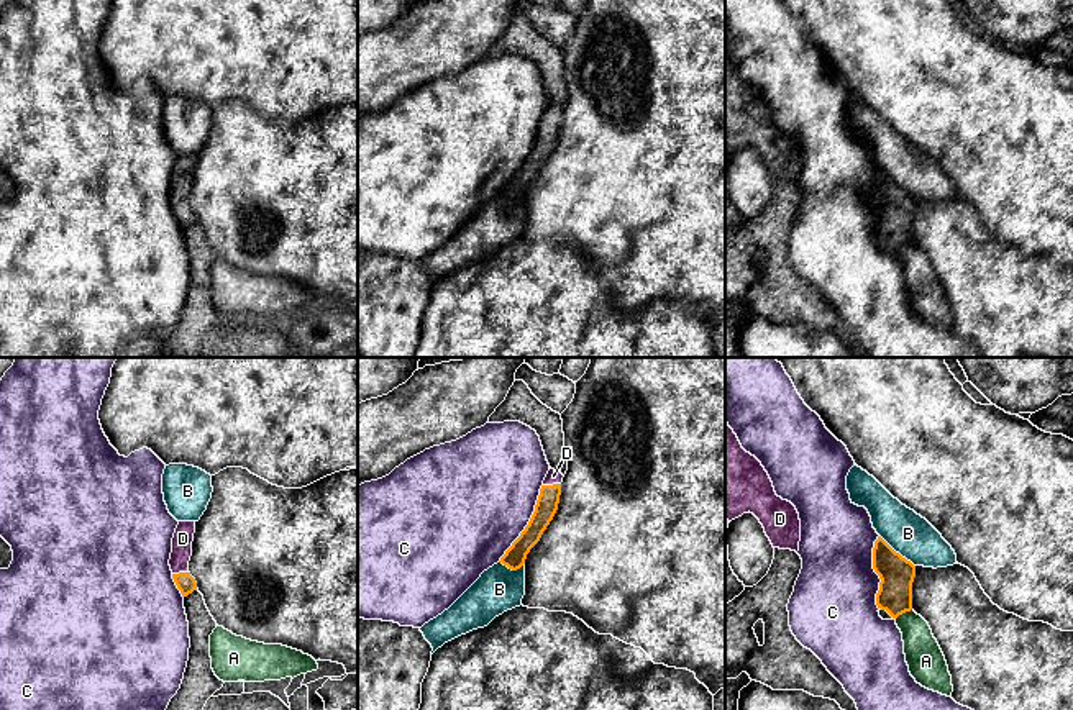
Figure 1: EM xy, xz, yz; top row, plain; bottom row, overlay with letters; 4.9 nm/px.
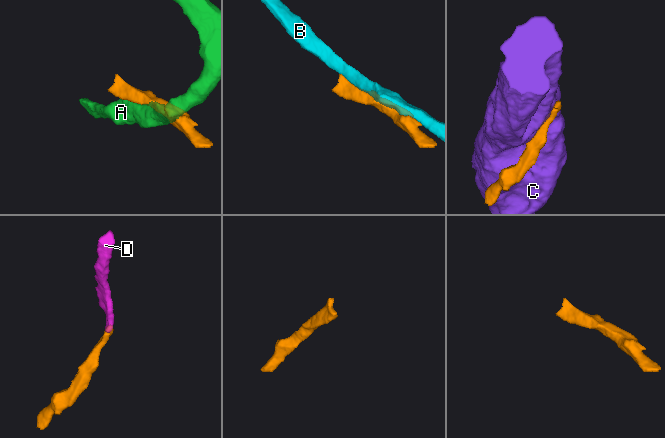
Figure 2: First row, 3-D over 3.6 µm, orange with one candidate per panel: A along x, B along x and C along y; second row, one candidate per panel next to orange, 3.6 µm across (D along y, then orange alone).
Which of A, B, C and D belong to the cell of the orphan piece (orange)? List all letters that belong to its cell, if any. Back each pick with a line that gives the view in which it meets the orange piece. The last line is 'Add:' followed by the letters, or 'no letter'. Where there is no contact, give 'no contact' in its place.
D: contact in xz
Add: D

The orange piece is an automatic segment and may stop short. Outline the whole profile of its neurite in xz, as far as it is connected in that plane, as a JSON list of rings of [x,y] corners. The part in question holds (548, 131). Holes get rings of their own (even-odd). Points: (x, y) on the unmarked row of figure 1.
[[[550,100],[528,157],[505,184],[499,195],[512,203],[520,202],[525,197],[527,187],[540,174],[543,164],[558,143],[563,110],[564,108],[561,105]]]

